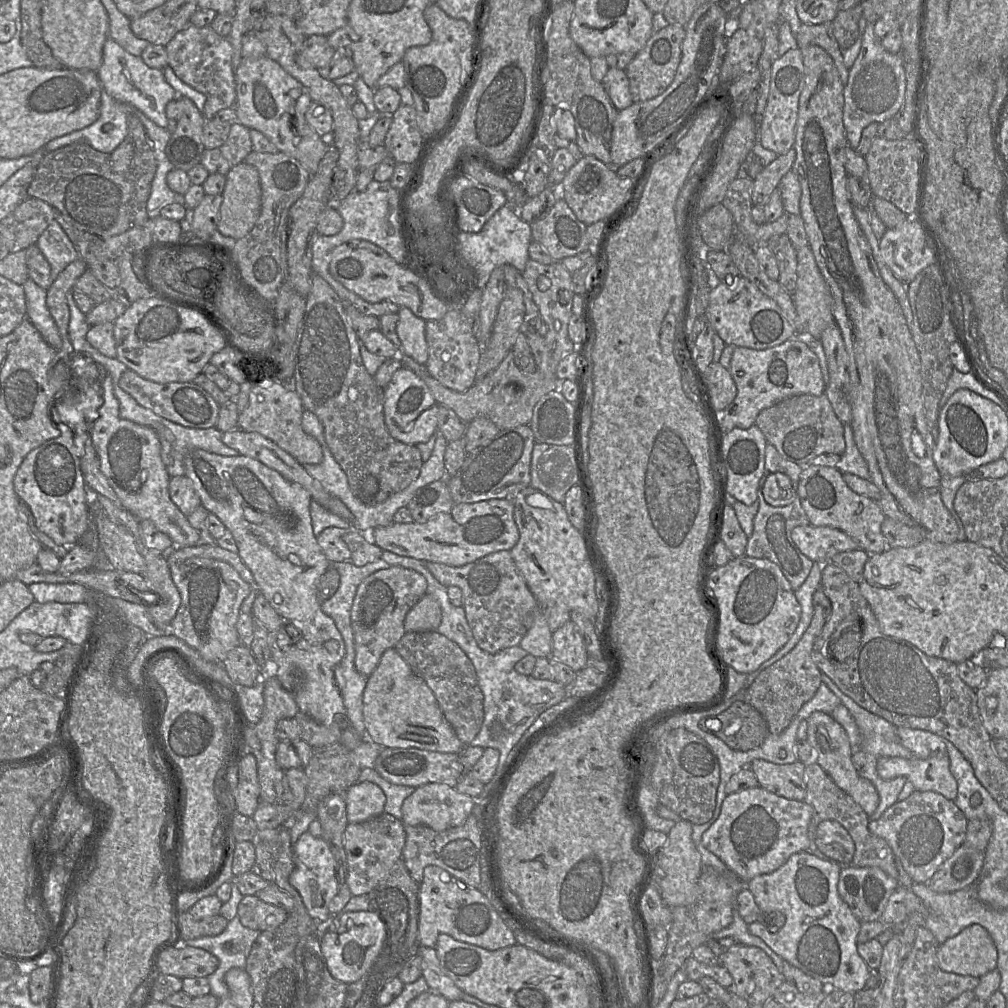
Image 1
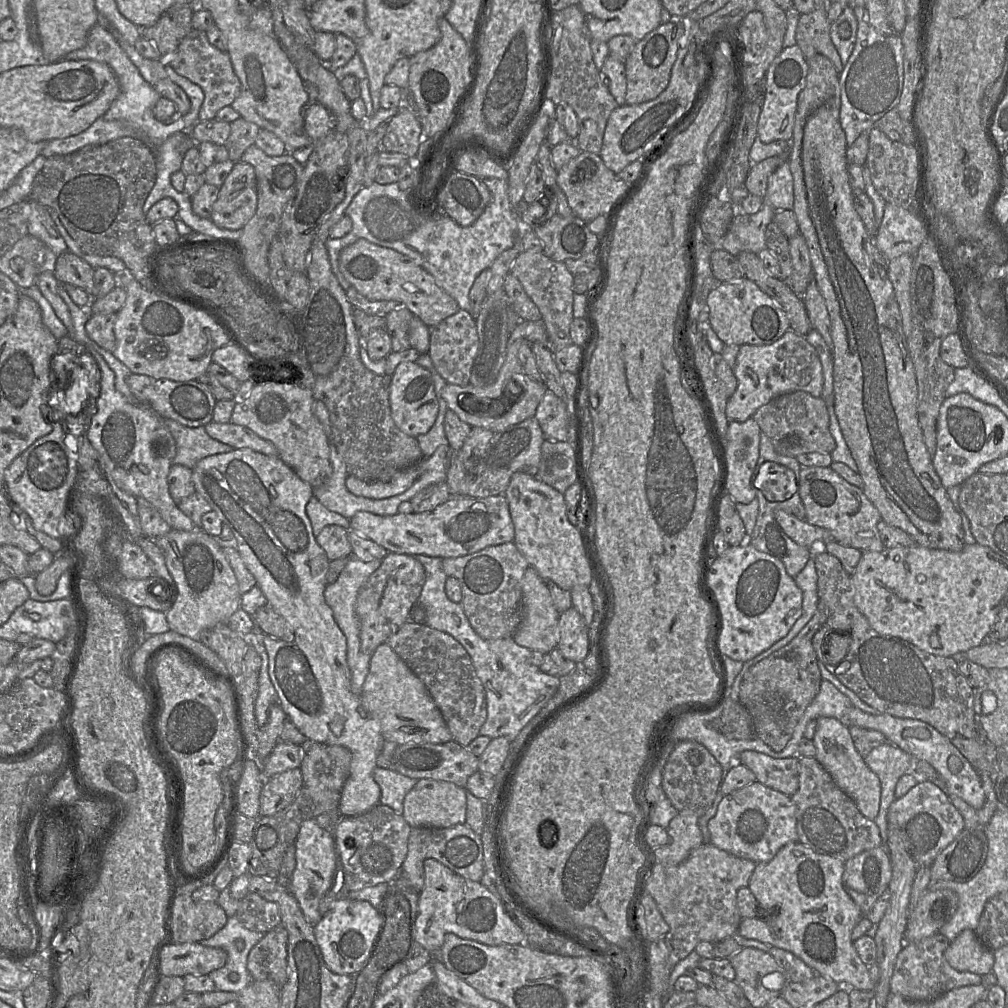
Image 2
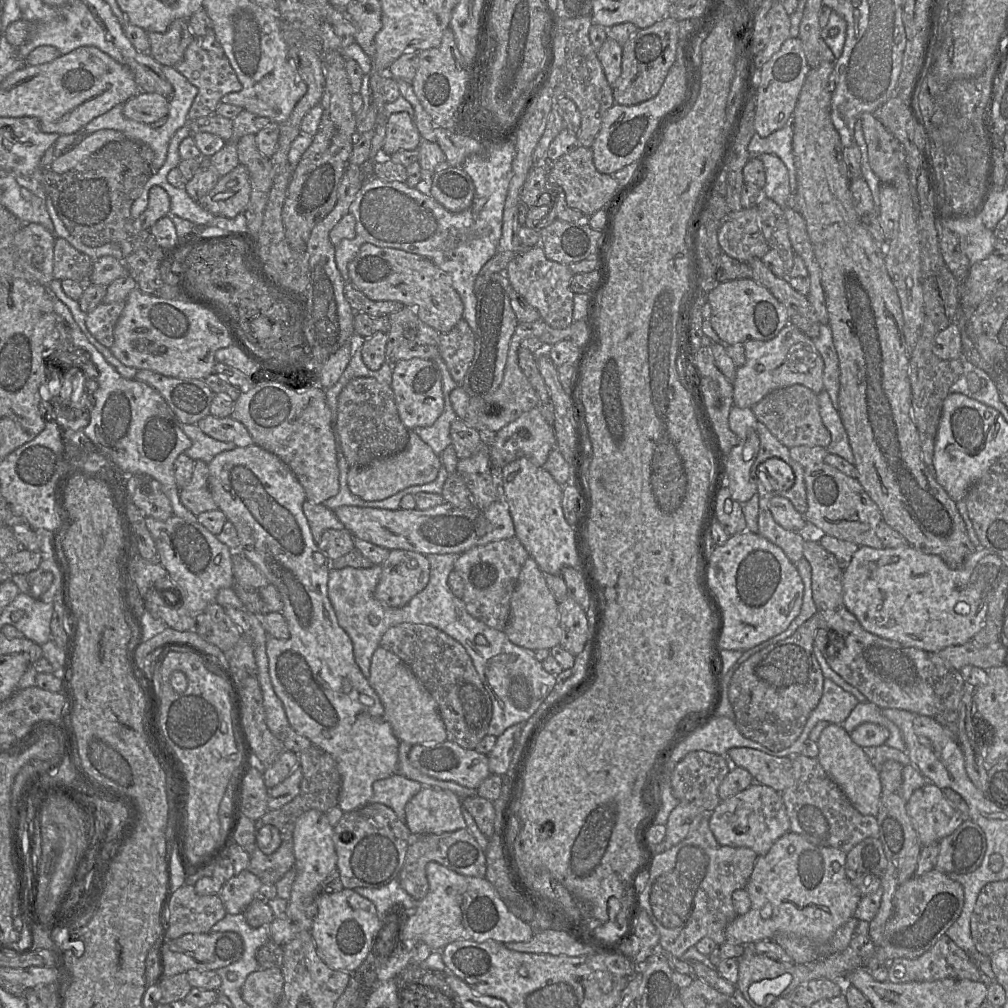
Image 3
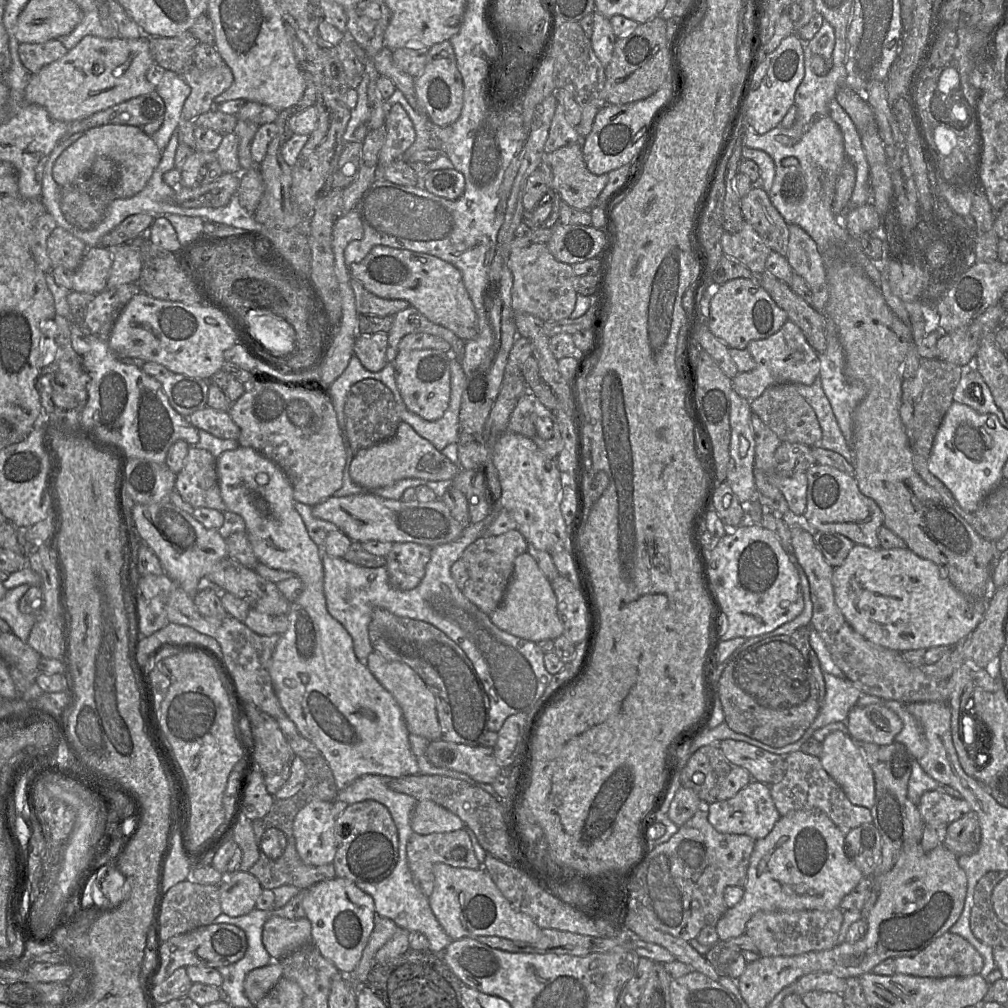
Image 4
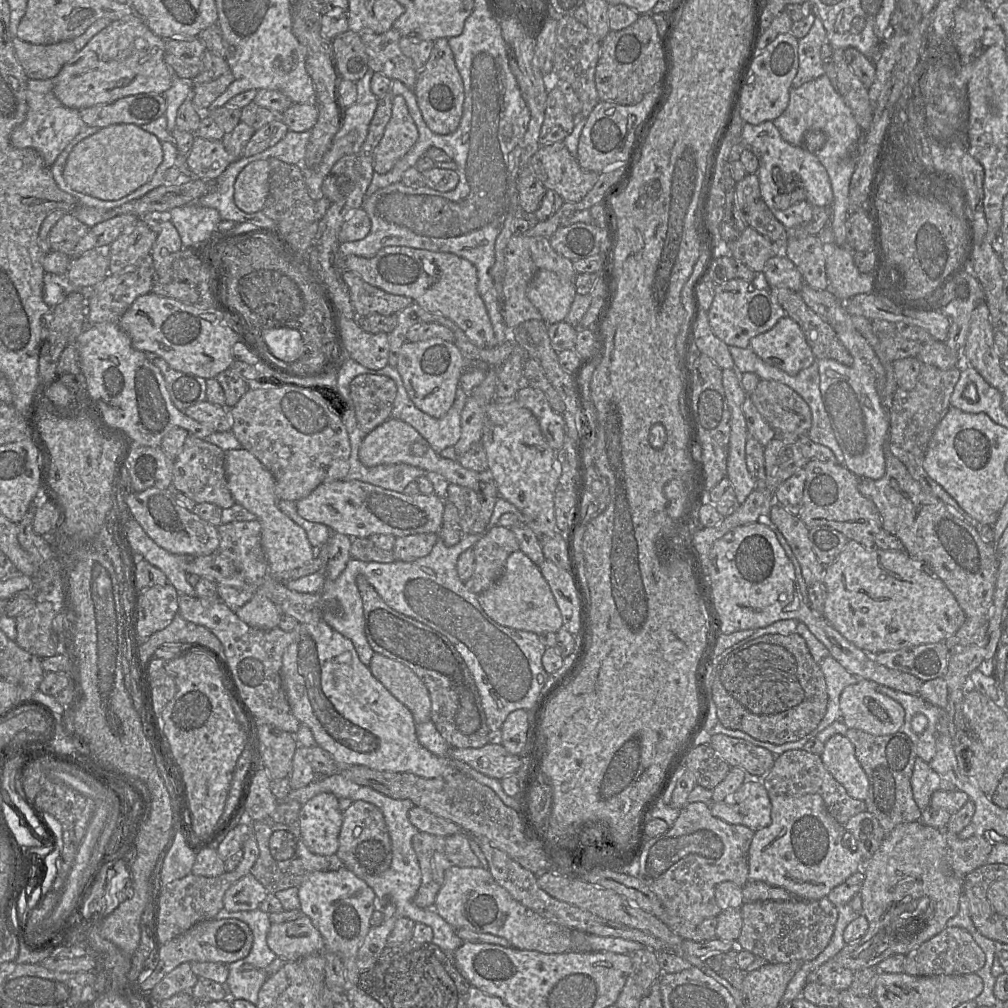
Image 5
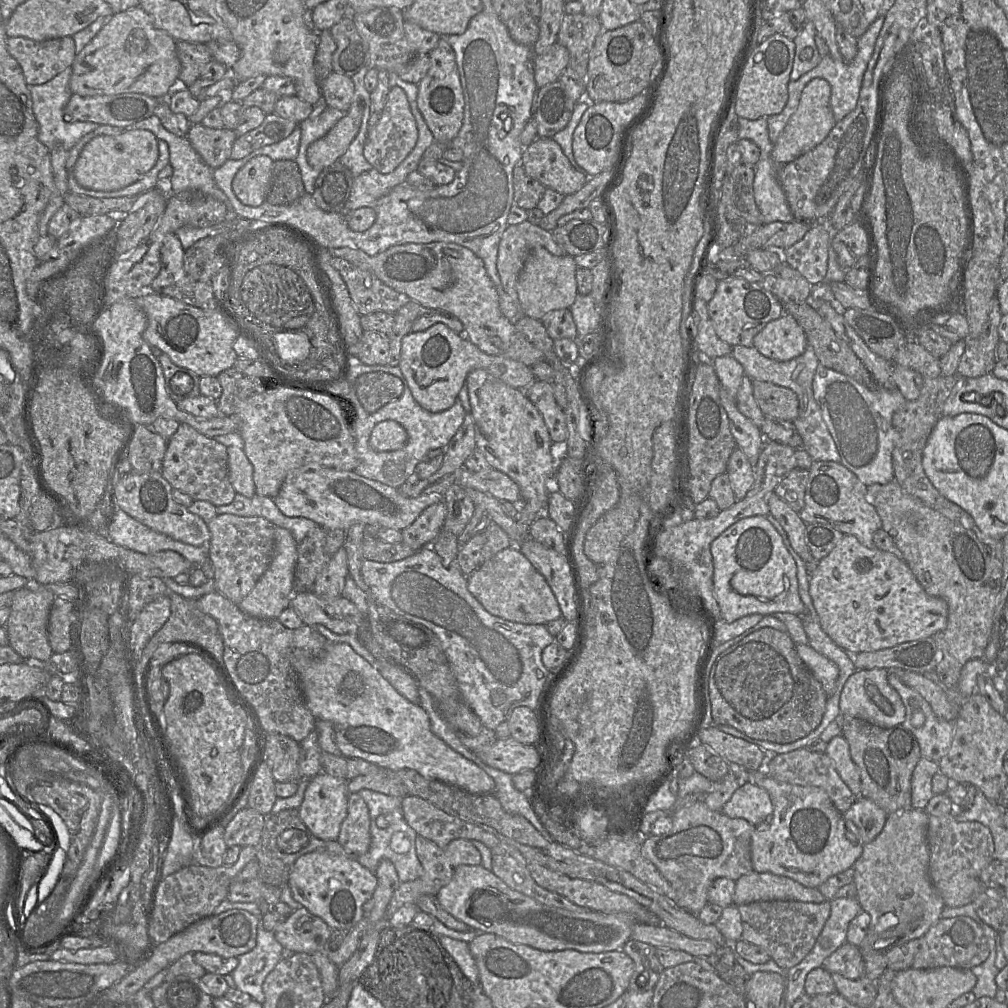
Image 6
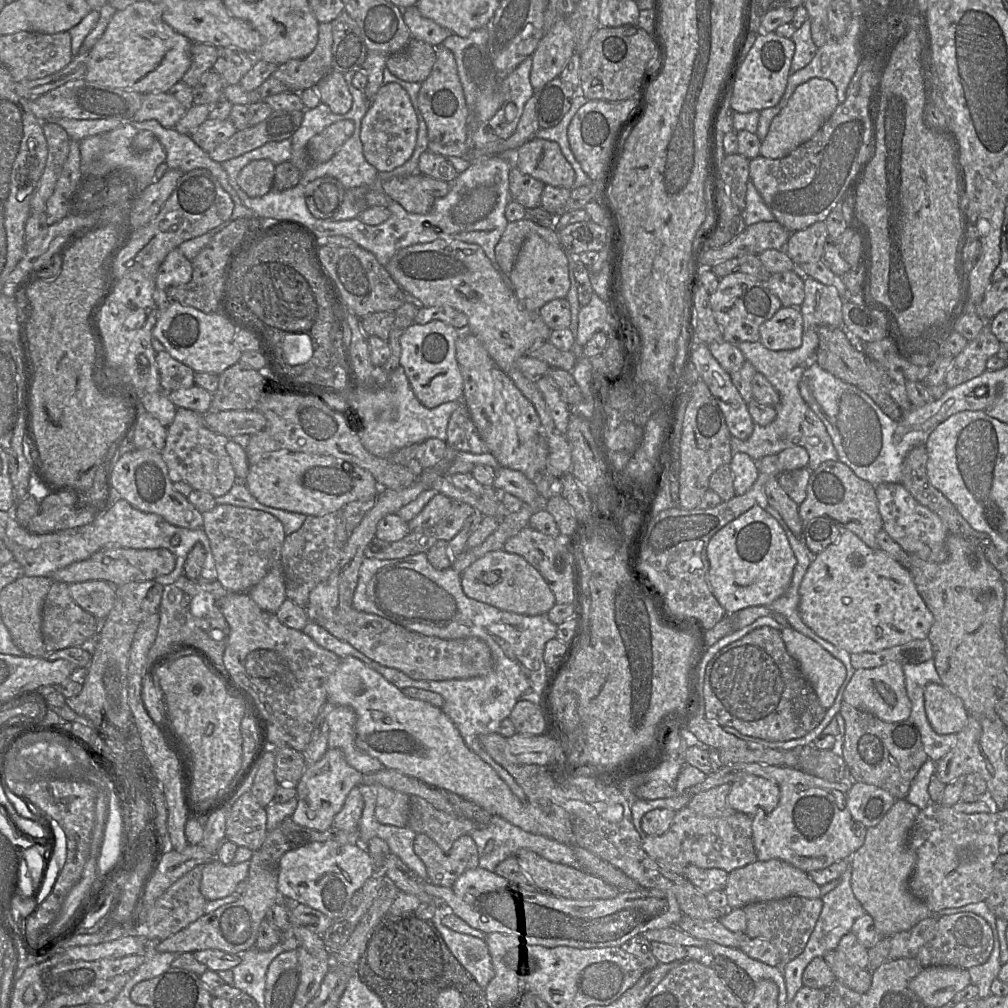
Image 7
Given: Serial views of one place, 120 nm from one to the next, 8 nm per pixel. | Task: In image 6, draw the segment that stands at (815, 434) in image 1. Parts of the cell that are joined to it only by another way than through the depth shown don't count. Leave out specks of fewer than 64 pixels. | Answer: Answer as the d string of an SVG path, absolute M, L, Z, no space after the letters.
M752 380L753 397L765 417L793 422L798 416L799 401L789 388L770 382Z

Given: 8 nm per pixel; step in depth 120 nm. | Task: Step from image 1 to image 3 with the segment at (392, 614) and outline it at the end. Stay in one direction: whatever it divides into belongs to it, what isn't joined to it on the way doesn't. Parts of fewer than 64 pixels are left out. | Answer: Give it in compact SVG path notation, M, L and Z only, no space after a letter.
M391 550L381 567L373 596L392 608L404 607L429 582L429 561L425 555L417 552Z

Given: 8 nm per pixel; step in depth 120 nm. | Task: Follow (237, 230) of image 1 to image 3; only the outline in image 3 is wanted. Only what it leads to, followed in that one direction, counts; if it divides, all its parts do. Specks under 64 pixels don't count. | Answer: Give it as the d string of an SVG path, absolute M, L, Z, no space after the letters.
M238 164L228 174L219 178L217 184L197 203L216 216L234 218L244 213L251 193L247 168Z

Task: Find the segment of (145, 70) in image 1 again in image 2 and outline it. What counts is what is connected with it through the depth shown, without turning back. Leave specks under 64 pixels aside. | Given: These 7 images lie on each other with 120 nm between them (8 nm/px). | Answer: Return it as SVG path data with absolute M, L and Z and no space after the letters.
M97 23L88 34L87 42L84 47L68 53L64 60L94 60L107 64L114 72L119 86L120 93L112 102L110 108L102 116L106 121L120 120L131 124L134 129L139 129L147 136L147 143L154 149L162 144L169 136L180 131L188 131L199 121L199 110L204 101L202 89L187 78L177 74L174 69L165 62L165 71L168 77L180 86L189 97L191 108L188 113L180 115L172 124L165 125L158 121L153 114L153 108L161 95L144 80L138 68L131 62L127 54L119 45L115 33L109 28Z

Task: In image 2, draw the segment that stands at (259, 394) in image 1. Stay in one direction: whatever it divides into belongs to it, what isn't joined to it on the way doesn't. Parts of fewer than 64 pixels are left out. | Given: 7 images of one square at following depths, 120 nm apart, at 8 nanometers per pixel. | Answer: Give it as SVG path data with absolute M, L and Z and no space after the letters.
M267 377L267 381L256 382L244 401L236 403L231 423L247 427L273 443L280 459L300 479L318 487L330 478L333 470L327 437L312 410L314 401L312 392L302 385L286 382L283 378Z

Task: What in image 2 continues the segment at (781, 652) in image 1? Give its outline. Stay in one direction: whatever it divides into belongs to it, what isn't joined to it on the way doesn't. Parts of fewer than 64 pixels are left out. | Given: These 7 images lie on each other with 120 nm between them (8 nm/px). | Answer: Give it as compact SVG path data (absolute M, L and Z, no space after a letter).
M813 557L808 560L804 569L794 579L796 585L802 591L802 614L785 637L777 641L767 650L752 658L752 665L755 665L762 659L768 657L773 652L791 642L810 621L816 612L819 602L817 586L818 576Z

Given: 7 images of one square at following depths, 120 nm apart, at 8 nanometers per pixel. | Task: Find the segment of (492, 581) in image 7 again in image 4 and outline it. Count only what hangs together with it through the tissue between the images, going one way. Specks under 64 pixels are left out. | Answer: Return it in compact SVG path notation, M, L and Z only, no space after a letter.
M526 551L514 560L514 569L499 607L489 615L499 629L525 640L555 640L563 635L563 624L558 615L557 598L551 582Z

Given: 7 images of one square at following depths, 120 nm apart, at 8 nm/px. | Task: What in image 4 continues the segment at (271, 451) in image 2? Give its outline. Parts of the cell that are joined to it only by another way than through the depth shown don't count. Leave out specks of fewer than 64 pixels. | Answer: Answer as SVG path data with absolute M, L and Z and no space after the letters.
M206 406L192 413L187 419L197 429L207 431L217 438L234 440L239 438L240 429L227 411L217 411Z

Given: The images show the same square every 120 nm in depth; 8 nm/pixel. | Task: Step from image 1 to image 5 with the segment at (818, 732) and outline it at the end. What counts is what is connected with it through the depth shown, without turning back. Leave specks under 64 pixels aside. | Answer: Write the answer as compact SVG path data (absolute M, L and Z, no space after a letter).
M835 734L824 744L820 756L826 769L846 789L848 795L865 801L869 781L852 742L845 735Z

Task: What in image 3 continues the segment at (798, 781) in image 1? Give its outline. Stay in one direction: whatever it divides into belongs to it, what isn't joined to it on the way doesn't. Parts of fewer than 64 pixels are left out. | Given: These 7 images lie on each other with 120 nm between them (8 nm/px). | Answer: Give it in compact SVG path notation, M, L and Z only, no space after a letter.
M733 747L728 757L748 770L754 782L769 786L778 792L790 787L794 782L792 757L777 757L748 747Z

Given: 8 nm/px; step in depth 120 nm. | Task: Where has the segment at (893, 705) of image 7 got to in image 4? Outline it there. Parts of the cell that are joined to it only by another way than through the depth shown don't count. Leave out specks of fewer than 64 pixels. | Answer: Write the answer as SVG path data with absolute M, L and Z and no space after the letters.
M881 704L855 705L848 713L849 735L856 742L887 745L894 742L903 722L891 709Z

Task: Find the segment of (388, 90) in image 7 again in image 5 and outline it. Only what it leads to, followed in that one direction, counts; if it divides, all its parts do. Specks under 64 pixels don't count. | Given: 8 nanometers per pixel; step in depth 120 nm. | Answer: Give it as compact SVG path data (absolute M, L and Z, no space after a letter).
M401 95L392 98L391 117L374 150L374 172L385 174L399 161L418 139L418 129Z

